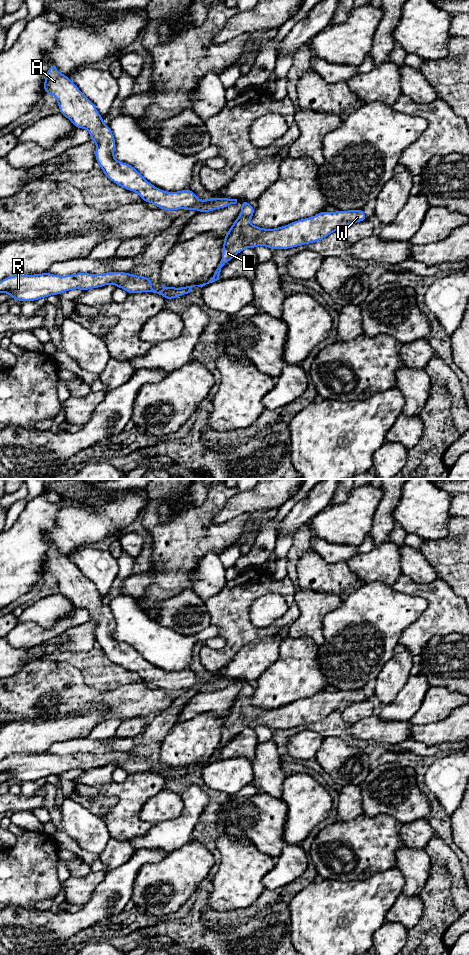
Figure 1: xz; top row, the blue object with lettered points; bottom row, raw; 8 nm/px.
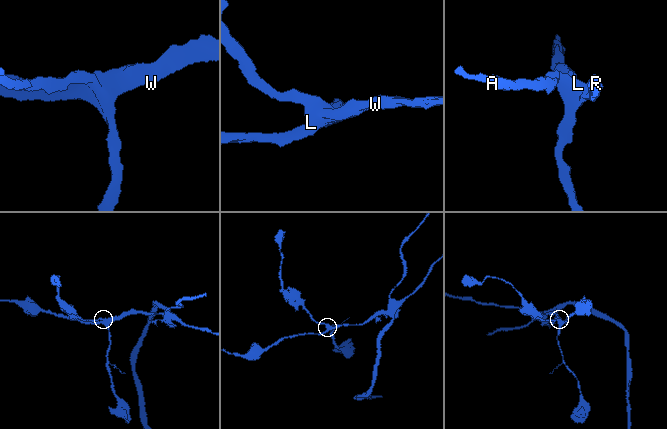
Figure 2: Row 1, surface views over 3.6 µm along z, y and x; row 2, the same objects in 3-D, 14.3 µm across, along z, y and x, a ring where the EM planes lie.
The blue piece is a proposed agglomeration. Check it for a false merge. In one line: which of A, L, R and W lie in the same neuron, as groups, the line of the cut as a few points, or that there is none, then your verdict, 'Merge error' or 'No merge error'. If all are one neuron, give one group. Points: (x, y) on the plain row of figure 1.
Groups: A L R W. No split. No merge error

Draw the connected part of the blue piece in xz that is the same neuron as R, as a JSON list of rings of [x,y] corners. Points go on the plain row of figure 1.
[[[249,681],[241,682],[241,693],[224,716],[219,747],[207,763],[180,768],[161,765],[163,769],[157,772],[152,768],[152,760],[149,757],[126,752],[75,753],[65,756],[45,752],[6,757],[0,761],[0,773],[8,773],[13,780],[28,782],[59,775],[69,770],[86,771],[114,764],[128,774],[153,772],[166,780],[174,779],[190,773],[195,766],[202,768],[206,764],[219,760],[221,748],[246,728],[254,729],[258,726],[266,726],[272,730],[295,728],[323,720],[337,710],[368,699],[360,689],[336,692],[325,690],[315,696],[296,700],[282,707],[265,709],[252,705],[248,701],[253,697],[254,692],[255,688],[250,685]]]

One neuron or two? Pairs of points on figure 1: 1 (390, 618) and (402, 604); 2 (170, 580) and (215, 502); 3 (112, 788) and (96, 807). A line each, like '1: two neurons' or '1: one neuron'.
1: one neuron
2: one neuron
3: two neurons

